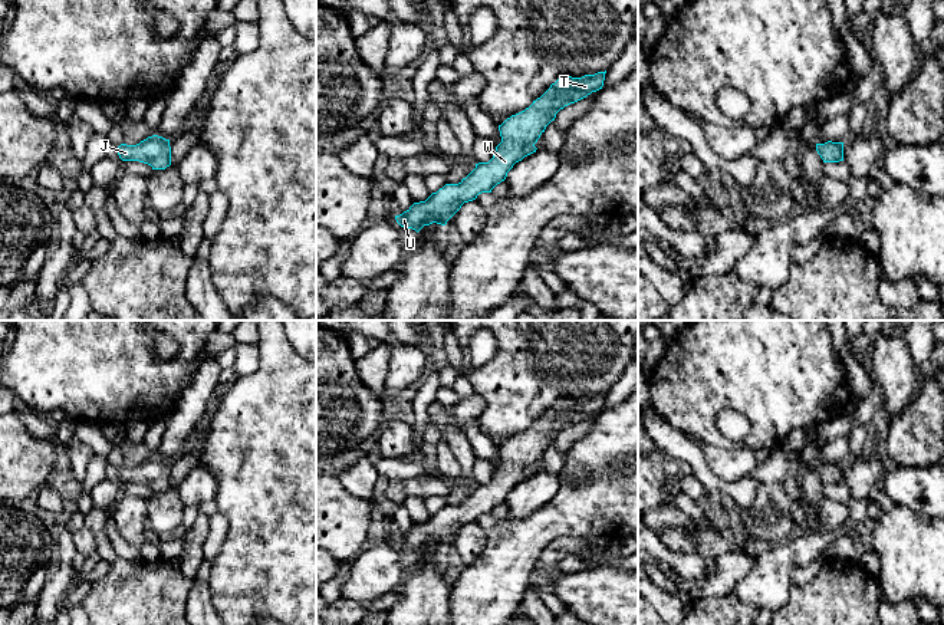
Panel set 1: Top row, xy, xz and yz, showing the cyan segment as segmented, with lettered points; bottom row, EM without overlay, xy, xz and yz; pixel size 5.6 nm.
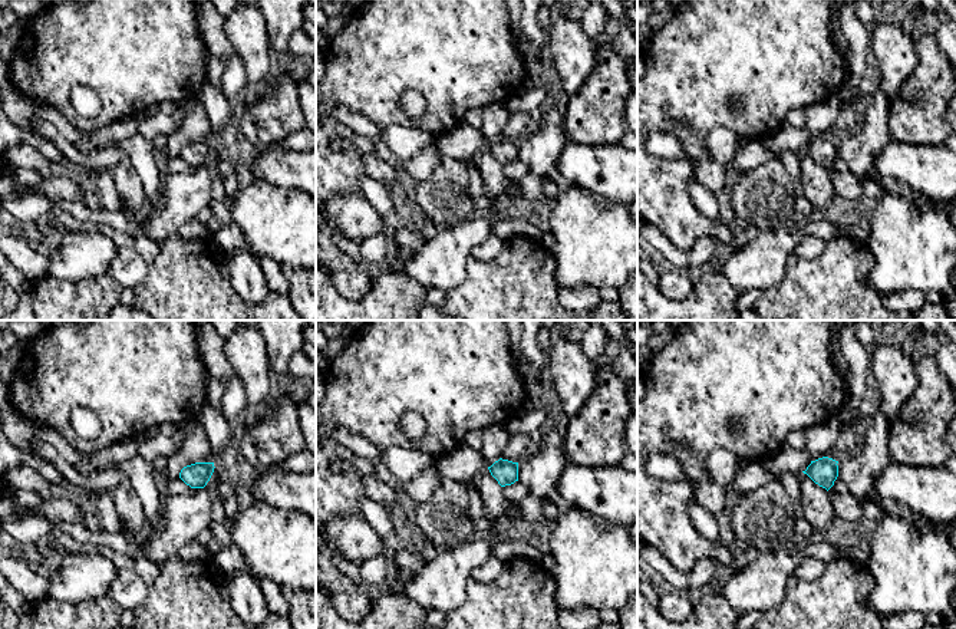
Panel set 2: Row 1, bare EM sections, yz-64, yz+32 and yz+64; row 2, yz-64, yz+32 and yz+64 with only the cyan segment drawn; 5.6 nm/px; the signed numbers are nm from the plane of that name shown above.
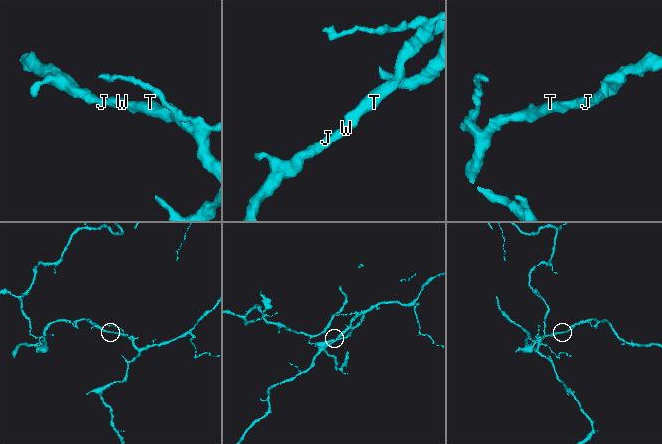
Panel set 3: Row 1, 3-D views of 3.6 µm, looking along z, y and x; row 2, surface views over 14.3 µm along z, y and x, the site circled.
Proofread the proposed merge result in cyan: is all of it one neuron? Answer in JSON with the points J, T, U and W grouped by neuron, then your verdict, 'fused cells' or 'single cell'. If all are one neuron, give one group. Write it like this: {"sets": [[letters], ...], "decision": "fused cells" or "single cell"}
{"sets": [["J", "T", "U", "W"]], "decision": "single cell"}

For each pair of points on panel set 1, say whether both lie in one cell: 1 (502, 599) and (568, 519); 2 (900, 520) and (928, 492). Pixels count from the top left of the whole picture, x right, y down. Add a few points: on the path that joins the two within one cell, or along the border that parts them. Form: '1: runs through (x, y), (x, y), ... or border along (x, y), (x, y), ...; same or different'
1: runs through (502, 576), (545, 530); same
2: border along (895, 505), (910, 507), (928, 519); different

